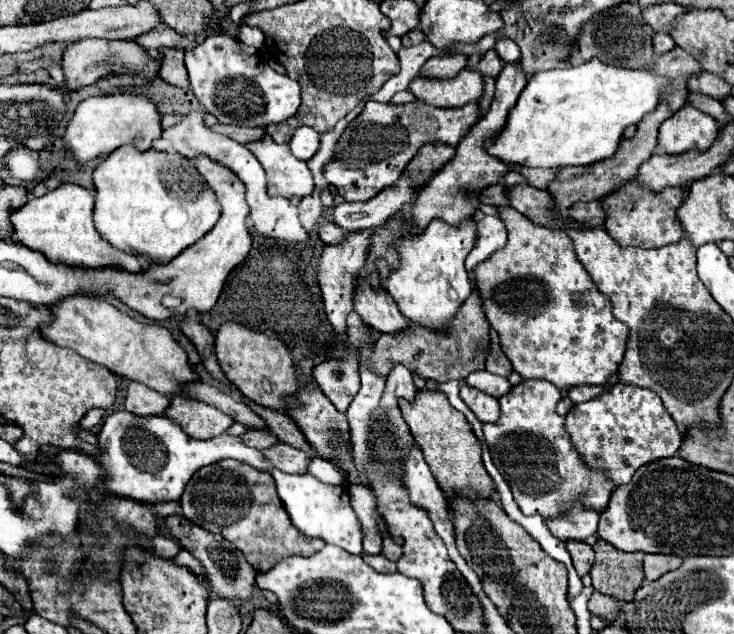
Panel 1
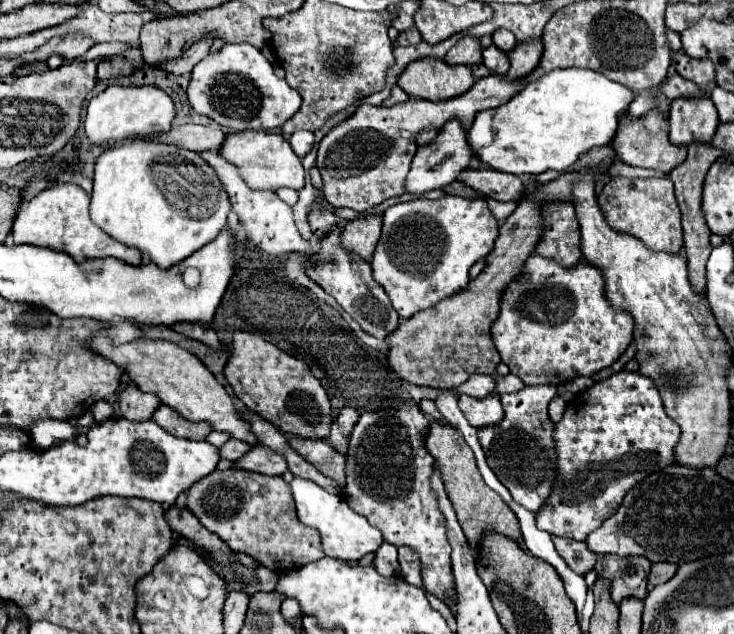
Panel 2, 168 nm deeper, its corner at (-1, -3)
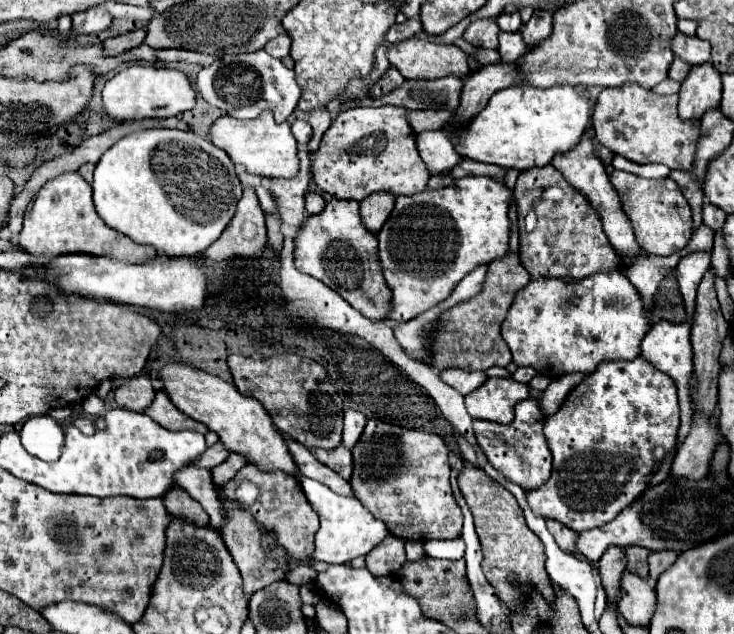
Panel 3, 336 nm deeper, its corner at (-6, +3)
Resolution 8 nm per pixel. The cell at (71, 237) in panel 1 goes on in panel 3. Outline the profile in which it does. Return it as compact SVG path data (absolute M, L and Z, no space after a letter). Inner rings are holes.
M64 173L48 181L28 205L24 213L24 227L20 231L20 247L30 255L58 257L62 253L86 253L98 257L110 257L140 265L156 259L156 251L150 245L138 245L130 237L108 227L96 213L92 203L92 187L80 173Z

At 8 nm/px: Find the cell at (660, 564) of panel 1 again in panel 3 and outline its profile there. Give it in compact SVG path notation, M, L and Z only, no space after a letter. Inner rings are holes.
M662 551L662 553L650 553L648 557L648 563L650 563L650 577L652 579L658 579L674 561L676 561L676 553L670 553L670 551Z

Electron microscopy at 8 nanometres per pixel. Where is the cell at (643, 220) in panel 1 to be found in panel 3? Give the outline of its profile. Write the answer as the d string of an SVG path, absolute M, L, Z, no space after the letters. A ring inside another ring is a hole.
M612 171L610 181L614 189L618 191L622 211L632 223L634 237L638 247L646 255L660 255L668 257L674 251L680 251L690 241L694 229L692 229L692 211L688 201L684 199L678 185L666 177L666 179L642 179L638 175L630 175L626 171Z

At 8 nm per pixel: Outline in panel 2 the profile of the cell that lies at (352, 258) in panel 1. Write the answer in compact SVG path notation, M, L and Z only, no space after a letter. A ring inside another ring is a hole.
M369 215L347 221L341 233L341 247L359 255L363 261L371 261L377 241L381 237L381 215Z

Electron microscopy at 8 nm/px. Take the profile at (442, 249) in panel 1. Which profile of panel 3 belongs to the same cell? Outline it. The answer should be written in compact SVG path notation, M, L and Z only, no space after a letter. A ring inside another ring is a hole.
M464 177L456 179L454 185L444 189L428 189L410 197L398 197L394 211L378 233L380 263L384 267L386 281L394 291L392 311L386 319L404 323L418 317L420 313L448 299L456 285L462 281L462 277L474 271L478 265L488 265L494 259L502 259L508 253L510 241L510 201L512 189L492 177Z

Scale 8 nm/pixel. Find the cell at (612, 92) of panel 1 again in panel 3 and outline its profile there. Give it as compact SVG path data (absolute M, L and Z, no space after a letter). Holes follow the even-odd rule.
M512 85L494 93L488 105L474 115L474 119L460 125L454 117L448 125L456 131L454 147L462 157L524 171L548 165L556 151L572 149L590 125L592 105L588 91L580 85L554 85L548 89Z

